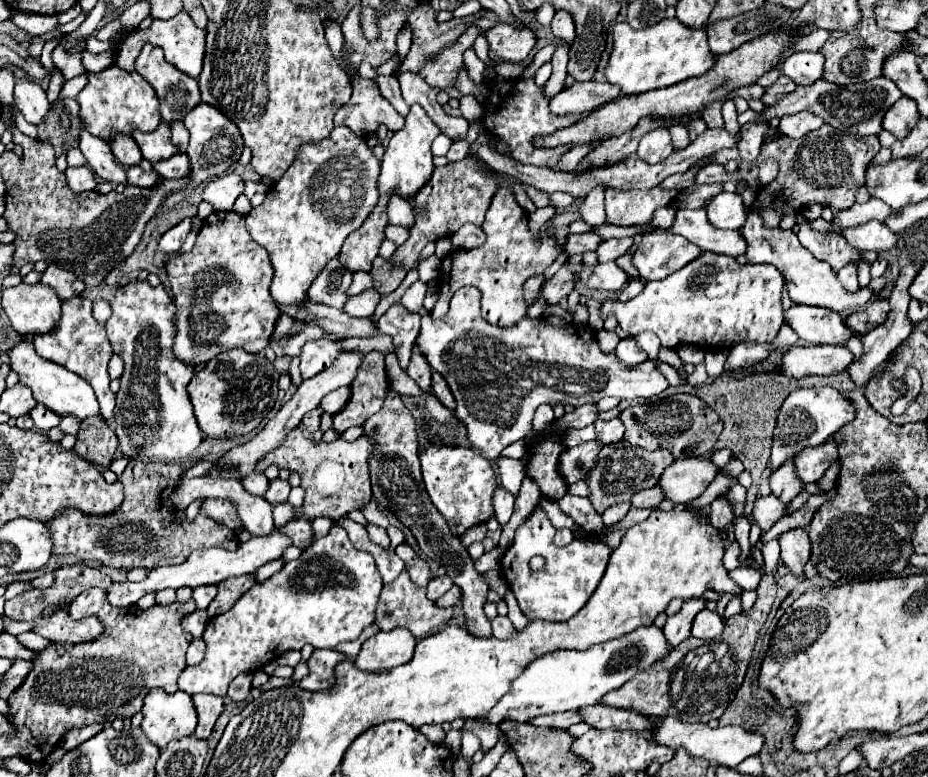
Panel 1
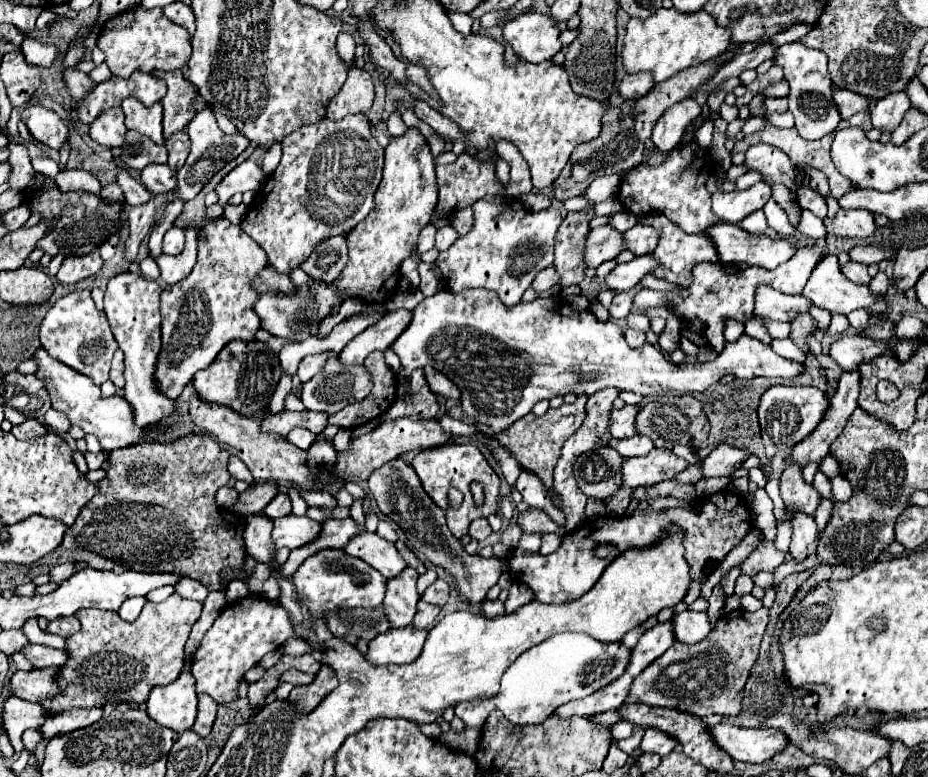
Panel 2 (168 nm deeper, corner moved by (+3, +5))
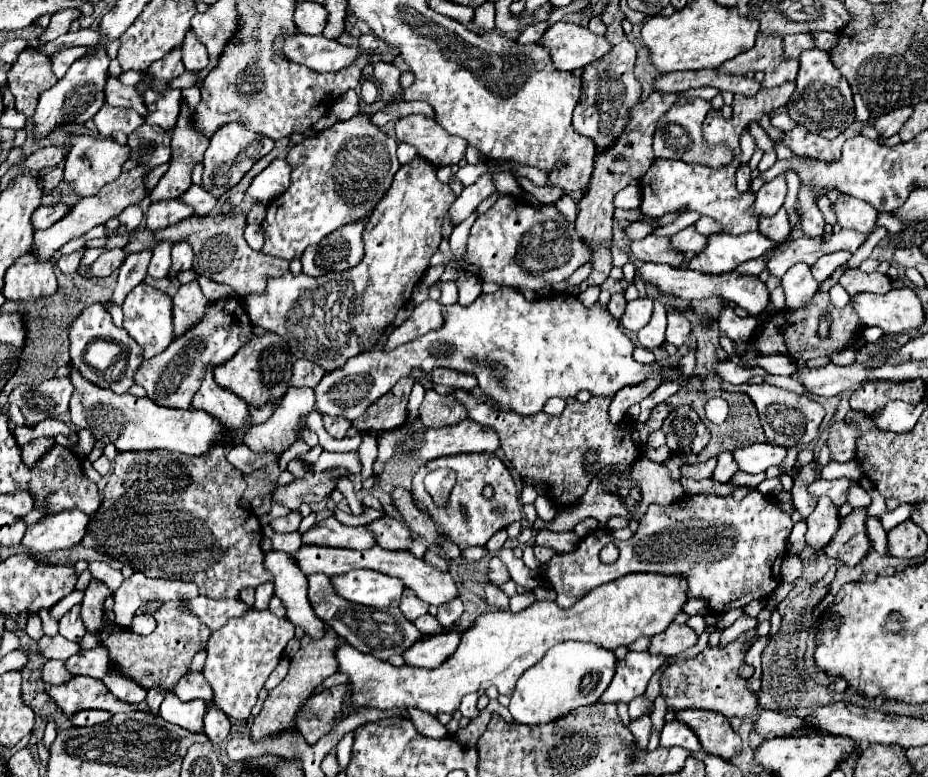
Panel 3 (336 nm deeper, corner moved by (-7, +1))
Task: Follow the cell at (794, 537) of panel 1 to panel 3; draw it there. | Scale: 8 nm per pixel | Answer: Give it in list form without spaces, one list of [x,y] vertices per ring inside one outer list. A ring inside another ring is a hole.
[[[820,497],[814,513],[806,519],[806,523],[808,523],[806,545],[810,545],[814,551],[820,551],[838,531],[838,525],[840,525],[838,509],[832,505],[828,497]]]

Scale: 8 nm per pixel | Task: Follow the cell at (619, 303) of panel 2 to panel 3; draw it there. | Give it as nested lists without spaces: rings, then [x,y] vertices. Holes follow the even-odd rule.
[[[622,293],[612,295],[612,299],[610,299],[610,303],[608,303],[608,311],[610,311],[610,315],[616,317],[616,319],[620,321],[622,315],[624,315],[624,309],[626,309],[626,299],[624,299],[624,295],[622,295]]]

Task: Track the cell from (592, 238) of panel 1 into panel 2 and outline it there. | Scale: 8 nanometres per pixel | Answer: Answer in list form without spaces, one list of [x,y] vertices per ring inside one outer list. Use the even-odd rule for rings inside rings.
[[[610,225],[592,229],[588,235],[588,245],[586,245],[586,265],[602,265],[604,261],[616,259],[622,251],[626,249],[624,245],[624,235],[616,231]]]

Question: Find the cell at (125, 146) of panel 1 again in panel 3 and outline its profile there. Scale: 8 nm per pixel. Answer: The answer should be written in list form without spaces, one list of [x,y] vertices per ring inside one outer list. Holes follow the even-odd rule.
[[[102,105],[102,109],[94,115],[94,125],[102,137],[112,137],[118,131],[130,135],[142,123],[144,119],[138,113],[134,113],[134,109],[122,109],[112,105]]]

